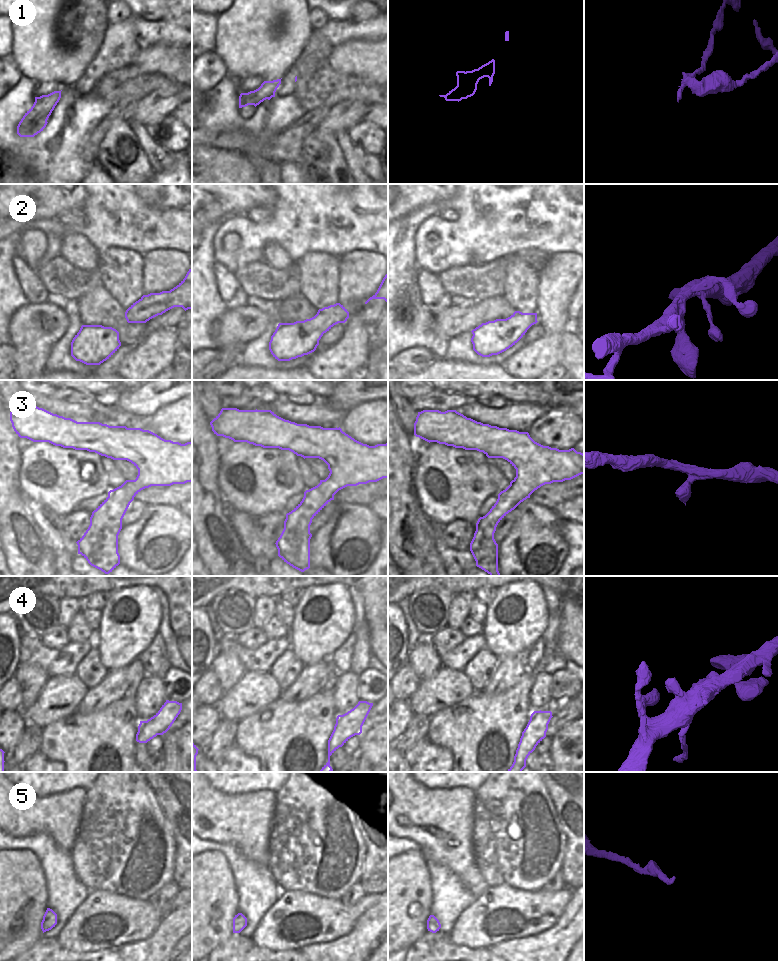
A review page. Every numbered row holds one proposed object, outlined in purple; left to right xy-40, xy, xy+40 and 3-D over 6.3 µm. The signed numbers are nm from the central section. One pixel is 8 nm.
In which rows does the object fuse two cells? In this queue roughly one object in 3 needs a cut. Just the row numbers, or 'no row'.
1, 5

